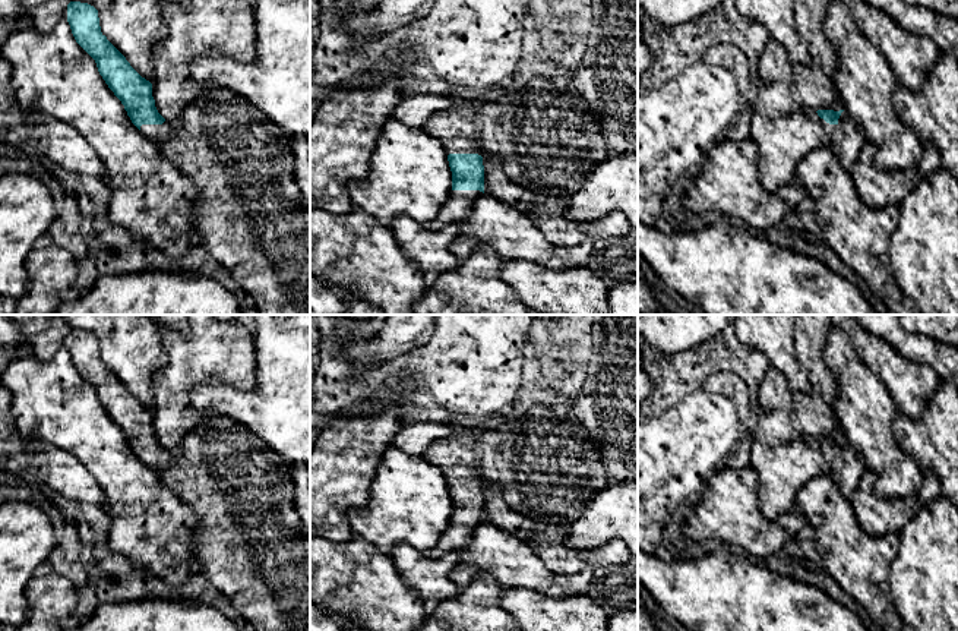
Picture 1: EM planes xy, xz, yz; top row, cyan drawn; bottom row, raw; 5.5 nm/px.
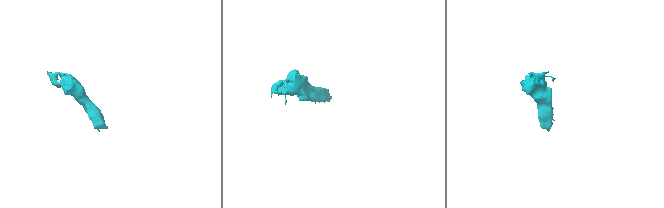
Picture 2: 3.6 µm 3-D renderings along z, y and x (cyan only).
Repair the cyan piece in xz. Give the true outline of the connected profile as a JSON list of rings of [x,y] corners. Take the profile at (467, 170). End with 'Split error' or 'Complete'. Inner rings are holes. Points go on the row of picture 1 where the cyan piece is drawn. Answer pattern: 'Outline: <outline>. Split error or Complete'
Outline: [[[449,154],[452,171],[452,193],[437,217],[427,223],[430,230],[439,230],[469,217],[477,198],[484,193],[484,165],[478,154]]]. Split error

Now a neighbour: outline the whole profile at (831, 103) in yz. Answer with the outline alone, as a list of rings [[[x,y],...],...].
[[[794,0],[794,16],[800,35],[810,47],[812,64],[791,63],[793,100],[804,108],[844,110],[834,85],[837,53],[823,32],[829,0]]]

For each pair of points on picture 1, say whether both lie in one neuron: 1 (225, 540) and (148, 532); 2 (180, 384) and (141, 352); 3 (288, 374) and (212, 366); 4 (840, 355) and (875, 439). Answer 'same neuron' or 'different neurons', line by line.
1: different neurons
2: different neurons
3: different neurons
4: same neuron

